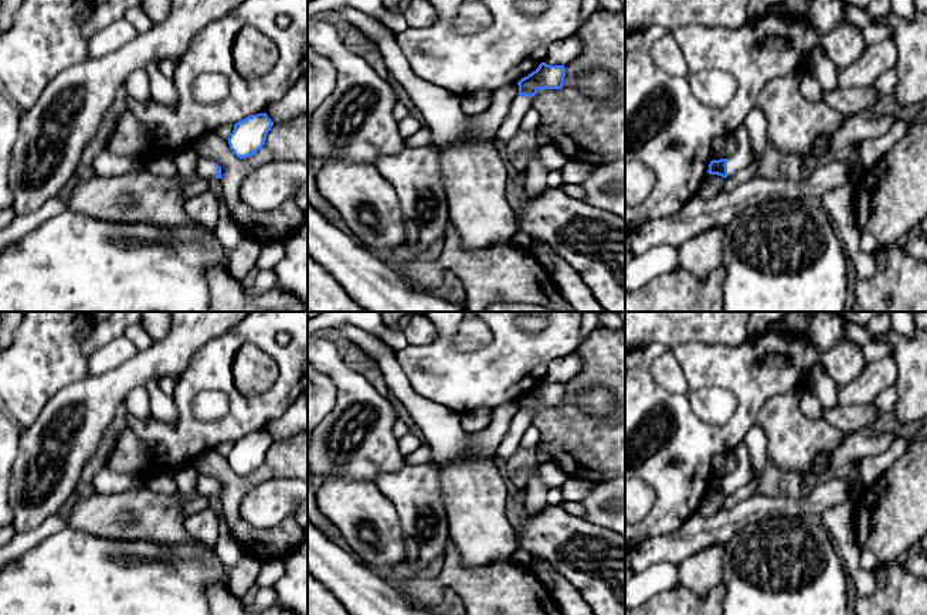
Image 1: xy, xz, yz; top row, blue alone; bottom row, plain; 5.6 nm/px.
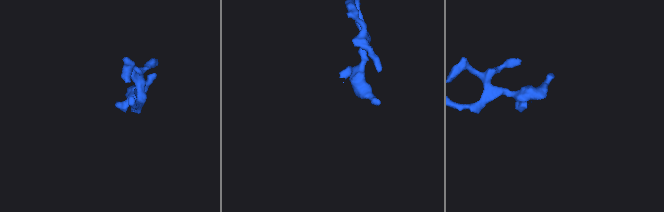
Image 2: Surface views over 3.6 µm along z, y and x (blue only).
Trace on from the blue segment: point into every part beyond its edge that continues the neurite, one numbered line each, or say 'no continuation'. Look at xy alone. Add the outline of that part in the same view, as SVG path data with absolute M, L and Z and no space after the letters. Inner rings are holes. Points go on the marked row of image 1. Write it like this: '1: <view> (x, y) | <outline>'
1: xy (206, 167) | M198 157L197 163L197 177L206 177L208 180L217 179L215 162L207 157Z

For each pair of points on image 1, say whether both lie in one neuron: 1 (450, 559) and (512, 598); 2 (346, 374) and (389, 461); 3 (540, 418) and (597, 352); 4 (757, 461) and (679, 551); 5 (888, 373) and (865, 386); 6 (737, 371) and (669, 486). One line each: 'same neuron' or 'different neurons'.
1: same neuron
2: same neuron
3: same neuron
4: different neurons
5: same neuron
6: same neuron

